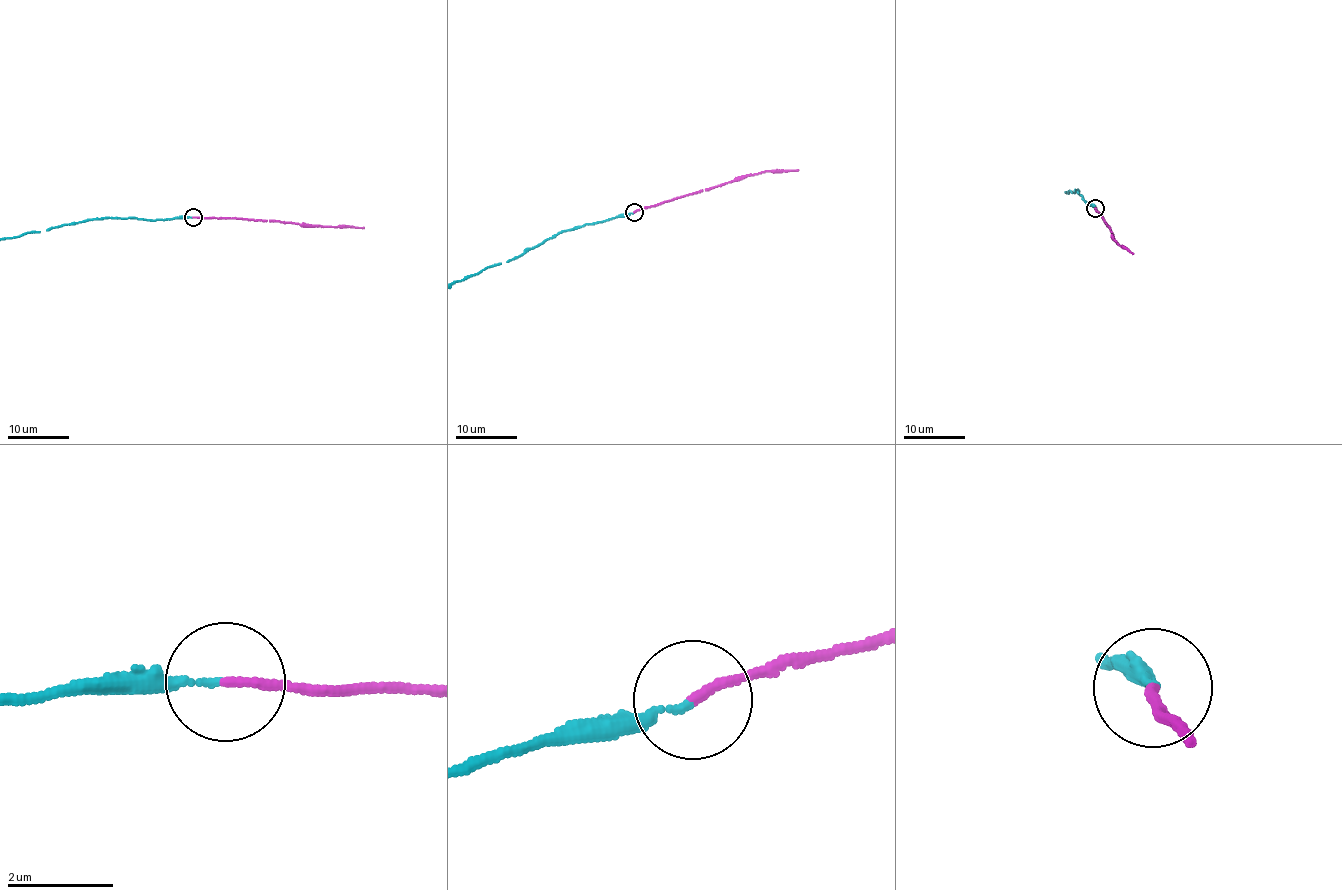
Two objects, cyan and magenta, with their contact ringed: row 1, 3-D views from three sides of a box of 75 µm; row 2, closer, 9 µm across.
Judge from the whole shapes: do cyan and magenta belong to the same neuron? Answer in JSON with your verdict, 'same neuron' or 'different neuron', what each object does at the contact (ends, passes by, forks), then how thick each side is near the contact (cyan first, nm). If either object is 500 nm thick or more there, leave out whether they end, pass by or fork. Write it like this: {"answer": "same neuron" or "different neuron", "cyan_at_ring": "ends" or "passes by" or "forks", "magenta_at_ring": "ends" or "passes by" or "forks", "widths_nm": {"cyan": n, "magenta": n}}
{"answer": "same neuron", "cyan_at_ring": "ends", "magenta_at_ring": "ends", "widths_nm": {"cyan": 110, "magenta": 160}}

